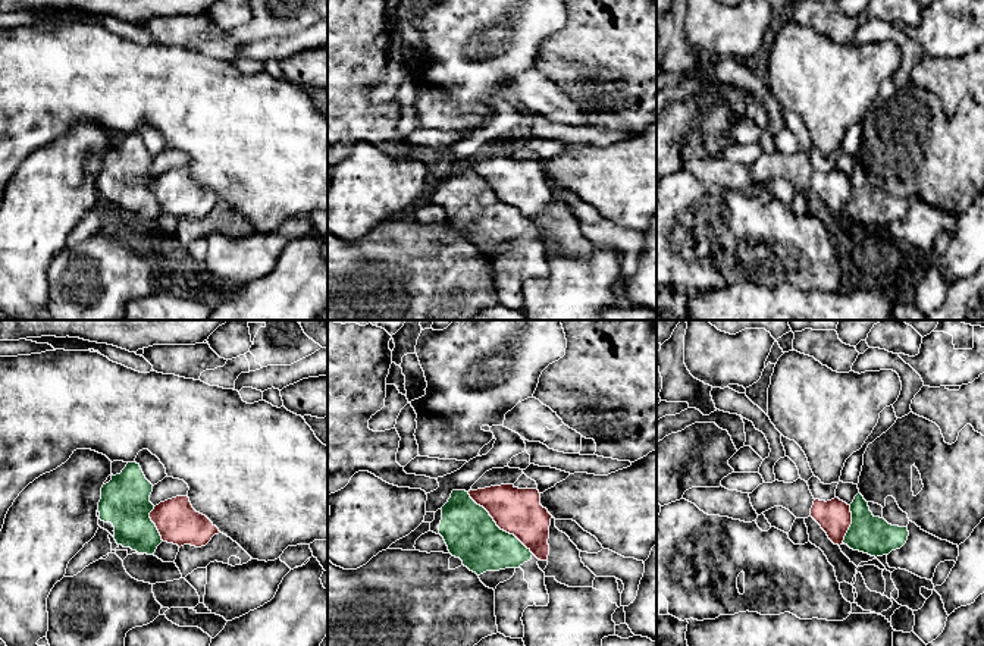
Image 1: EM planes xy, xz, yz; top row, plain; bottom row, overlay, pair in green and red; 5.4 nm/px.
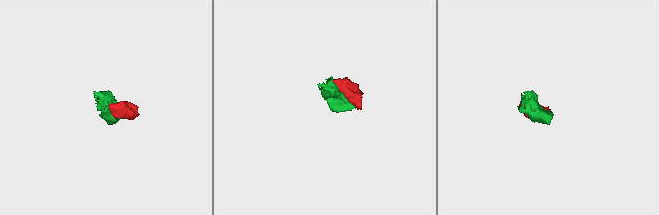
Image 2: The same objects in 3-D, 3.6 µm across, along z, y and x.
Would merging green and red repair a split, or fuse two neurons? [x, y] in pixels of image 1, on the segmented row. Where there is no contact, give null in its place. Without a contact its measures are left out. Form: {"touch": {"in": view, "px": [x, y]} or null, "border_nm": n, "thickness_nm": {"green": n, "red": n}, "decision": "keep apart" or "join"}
{"touch": {"in": "xz", "px": [497, 526]}, "border_nm": 500, "thickness_nm": {"green": 300, "red": 260}, "decision": "keep apart"}

